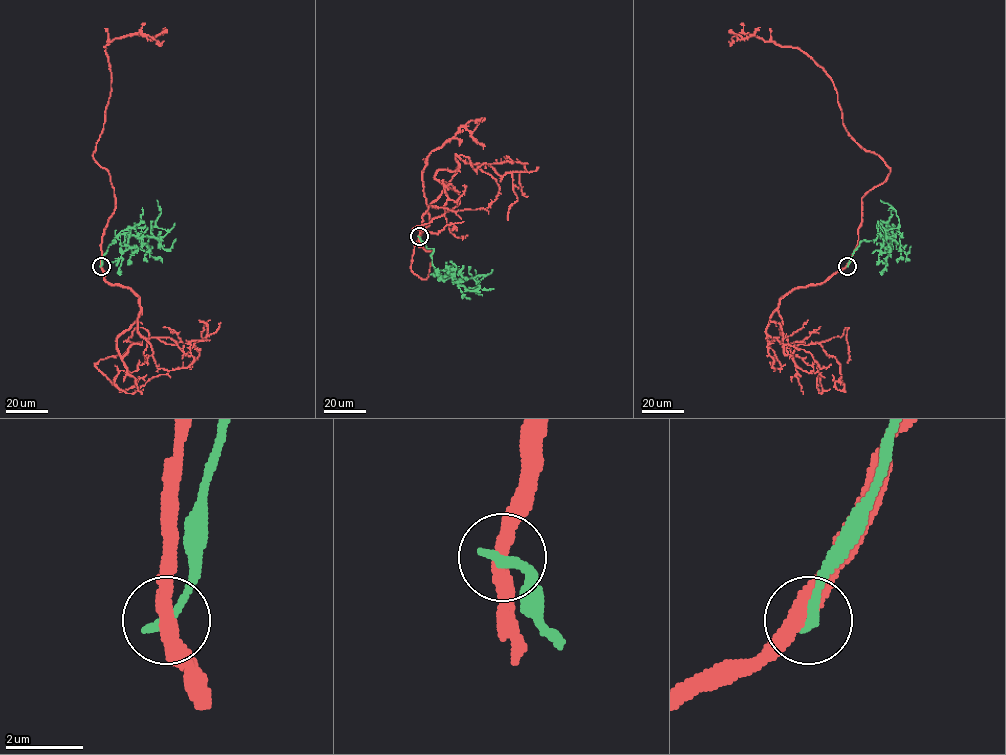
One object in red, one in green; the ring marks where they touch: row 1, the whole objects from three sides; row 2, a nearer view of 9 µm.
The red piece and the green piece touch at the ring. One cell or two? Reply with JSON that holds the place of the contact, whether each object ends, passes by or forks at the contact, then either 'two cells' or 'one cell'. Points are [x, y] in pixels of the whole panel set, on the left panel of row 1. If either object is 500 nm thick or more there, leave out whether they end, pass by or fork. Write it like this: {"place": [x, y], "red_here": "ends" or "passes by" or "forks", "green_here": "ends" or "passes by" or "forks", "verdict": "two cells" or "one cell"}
{"place": [101, 266], "red_here": "passes by", "green_here": "ends", "verdict": "two cells"}

